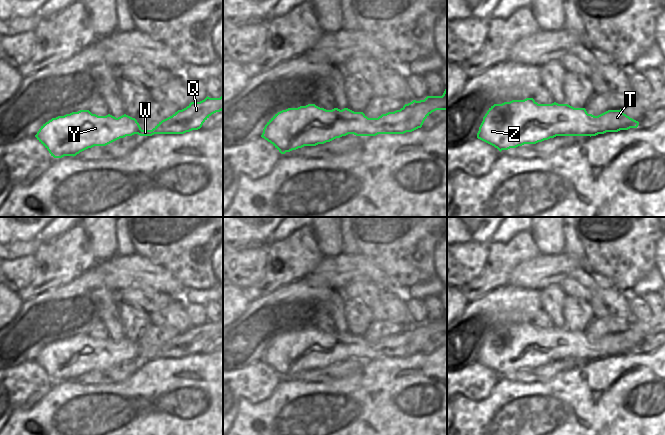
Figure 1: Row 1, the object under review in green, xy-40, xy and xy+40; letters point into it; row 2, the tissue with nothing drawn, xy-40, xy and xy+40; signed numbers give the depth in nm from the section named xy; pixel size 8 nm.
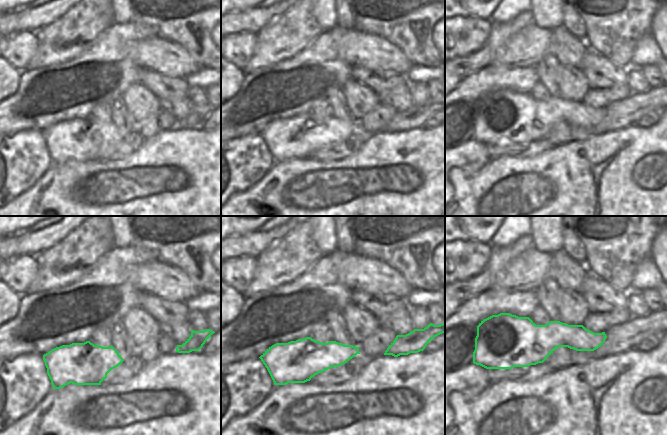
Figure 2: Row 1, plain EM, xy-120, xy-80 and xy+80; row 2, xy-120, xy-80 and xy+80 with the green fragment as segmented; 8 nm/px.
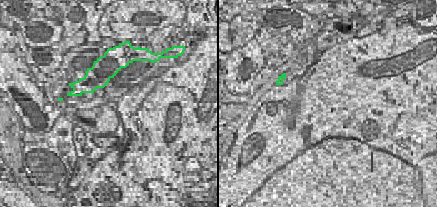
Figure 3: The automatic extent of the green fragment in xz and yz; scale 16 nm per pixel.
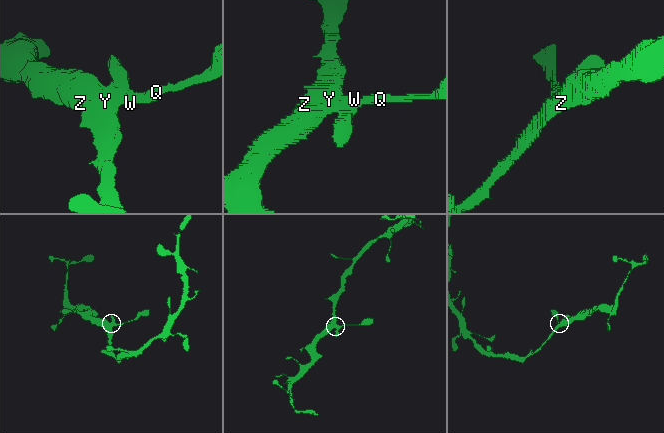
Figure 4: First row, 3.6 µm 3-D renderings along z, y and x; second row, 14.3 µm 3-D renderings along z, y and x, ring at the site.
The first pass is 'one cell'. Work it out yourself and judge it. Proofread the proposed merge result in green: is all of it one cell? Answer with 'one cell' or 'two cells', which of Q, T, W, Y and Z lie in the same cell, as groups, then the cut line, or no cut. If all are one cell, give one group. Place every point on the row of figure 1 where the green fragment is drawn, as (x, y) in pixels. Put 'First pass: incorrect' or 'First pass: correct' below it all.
one cell; groups Q T W Y Z; cut none
First pass: correct

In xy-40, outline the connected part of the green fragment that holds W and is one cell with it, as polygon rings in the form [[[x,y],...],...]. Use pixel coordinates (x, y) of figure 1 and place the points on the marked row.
[[[223,96],[206,97],[159,122],[152,130],[142,130],[135,118],[126,114],[116,118],[80,110],[52,118],[41,126],[35,137],[54,158],[76,156],[94,146],[106,146],[120,138],[138,134],[184,134],[198,130],[214,113],[223,110]]]

